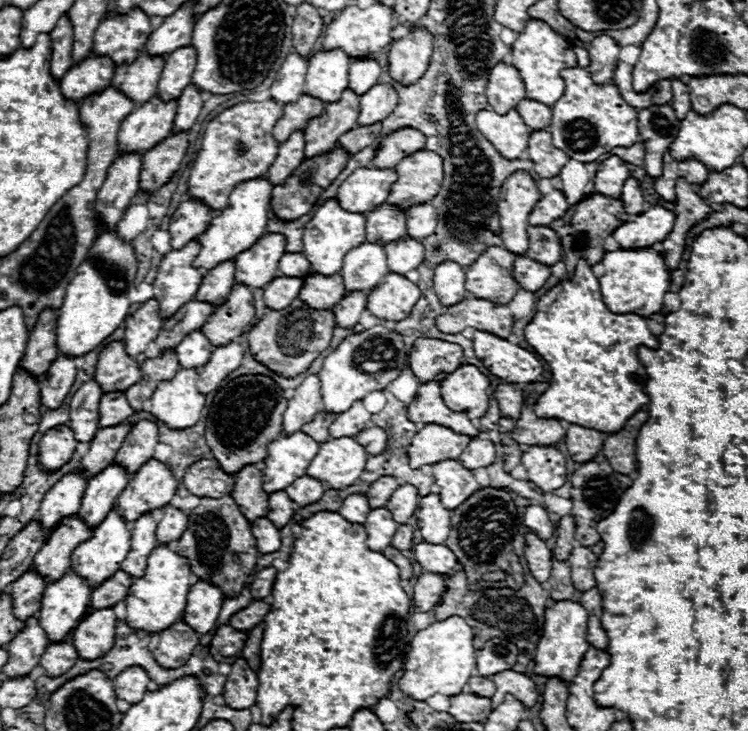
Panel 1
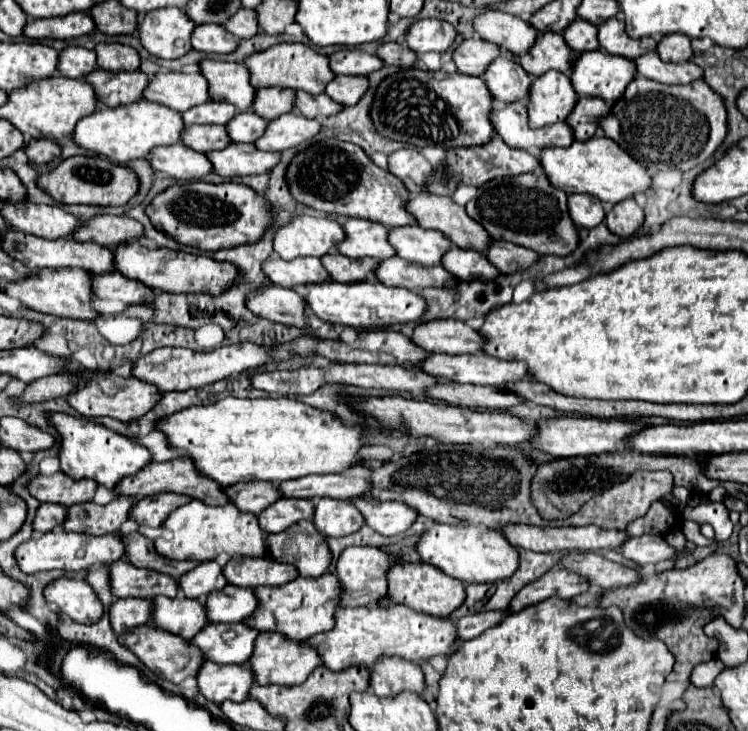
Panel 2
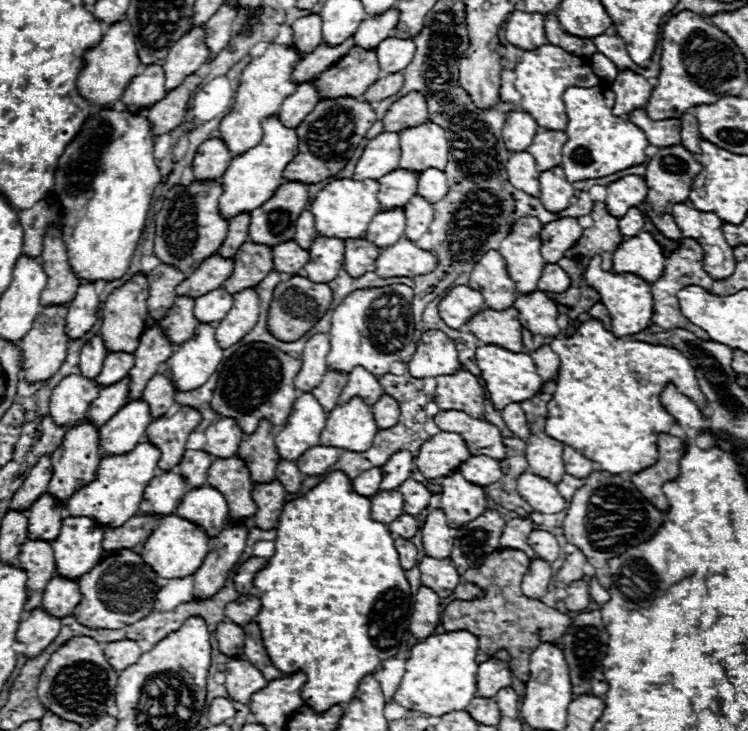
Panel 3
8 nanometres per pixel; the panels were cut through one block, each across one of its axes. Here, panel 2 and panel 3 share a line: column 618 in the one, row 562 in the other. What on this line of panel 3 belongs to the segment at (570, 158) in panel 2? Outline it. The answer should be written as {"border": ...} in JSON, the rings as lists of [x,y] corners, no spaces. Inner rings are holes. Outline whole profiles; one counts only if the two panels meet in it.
{"border":[[[162,516],[156,530],[150,534],[150,538],[146,540],[144,548],[142,548],[142,558],[146,560],[146,564],[150,564],[150,568],[154,568],[154,572],[160,578],[184,578],[194,574],[200,564],[204,562],[208,548],[210,548],[210,538],[208,534],[194,522],[180,518],[180,516]]]}

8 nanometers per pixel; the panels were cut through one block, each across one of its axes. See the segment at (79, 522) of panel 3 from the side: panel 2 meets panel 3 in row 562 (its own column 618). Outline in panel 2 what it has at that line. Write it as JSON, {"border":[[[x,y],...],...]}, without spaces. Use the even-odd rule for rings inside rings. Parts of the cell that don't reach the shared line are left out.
{"border":[[[602,50],[582,52],[570,72],[570,82],[580,96],[598,96],[608,104],[624,94],[632,78],[636,78],[632,60]]]}

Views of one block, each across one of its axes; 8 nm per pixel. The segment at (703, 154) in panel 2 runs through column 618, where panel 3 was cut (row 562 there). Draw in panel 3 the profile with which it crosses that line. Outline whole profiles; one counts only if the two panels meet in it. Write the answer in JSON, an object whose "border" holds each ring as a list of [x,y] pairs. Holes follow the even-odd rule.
{"border":[[[128,548],[112,552],[112,554],[104,556],[90,572],[86,572],[78,580],[82,600],[74,608],[72,616],[88,628],[118,630],[118,628],[124,628],[126,624],[134,624],[136,620],[142,620],[148,614],[152,614],[154,596],[158,592],[156,580],[158,580],[158,576],[142,560],[140,554],[136,554]]]}

